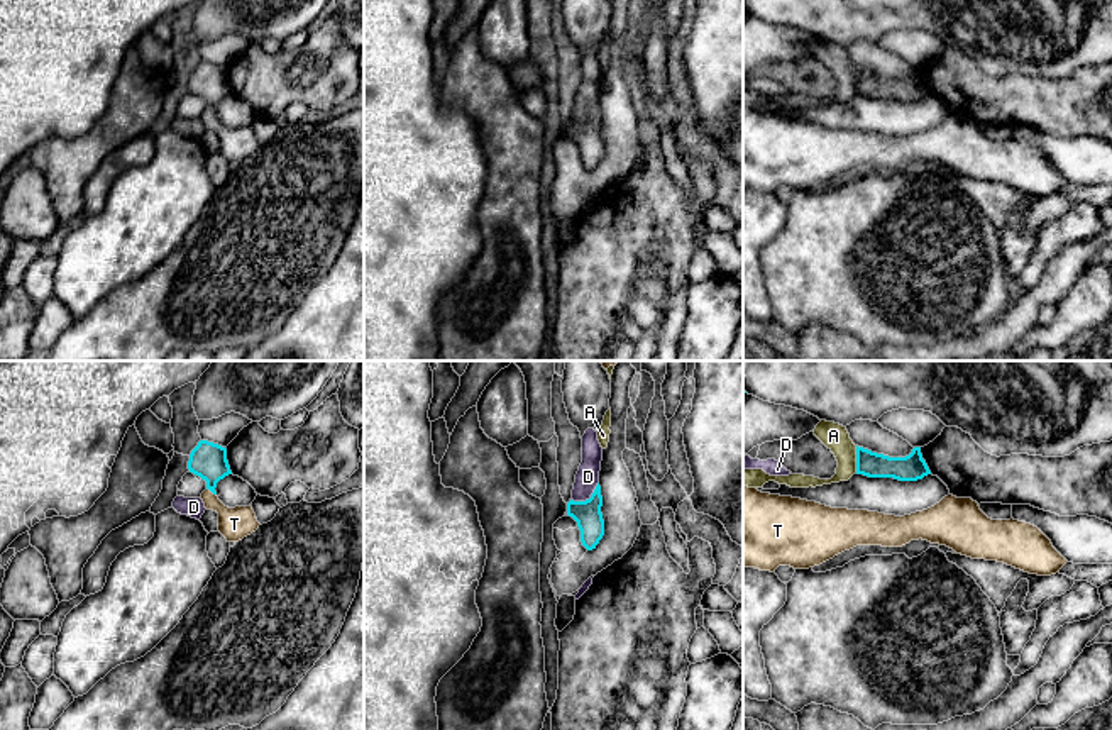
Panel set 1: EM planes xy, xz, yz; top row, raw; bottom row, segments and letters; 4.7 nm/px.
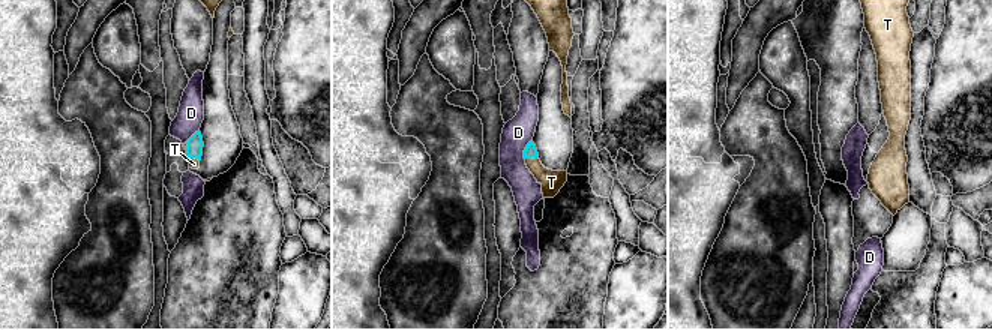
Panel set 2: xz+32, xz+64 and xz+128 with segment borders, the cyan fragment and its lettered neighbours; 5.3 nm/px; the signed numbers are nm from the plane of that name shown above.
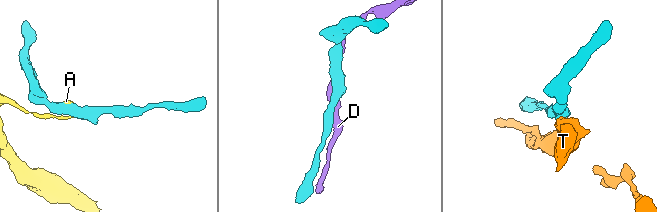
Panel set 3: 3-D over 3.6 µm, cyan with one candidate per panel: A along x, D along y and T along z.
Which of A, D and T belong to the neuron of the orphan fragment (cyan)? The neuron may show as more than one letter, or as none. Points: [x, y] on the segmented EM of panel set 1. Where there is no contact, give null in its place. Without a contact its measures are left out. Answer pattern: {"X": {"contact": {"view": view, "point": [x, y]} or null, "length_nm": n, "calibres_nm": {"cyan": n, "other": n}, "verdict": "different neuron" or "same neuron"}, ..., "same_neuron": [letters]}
{"A": {"contact": {"view": "yz", "point": [857, 459]}, "length_nm": 130, "calibres_nm": {"cyan": 120, "other": 120}, "verdict": "different neuron"}, "D": {"contact": {"view": "xz", "point": [589, 498]}, "length_nm": 160, "calibres_nm": {"cyan": 130, "other": 110}, "verdict": "different neuron"}, "T": {"contact": {"view": "xy", "point": [212, 492]}, "length_nm": 60, "calibres_nm": {"cyan": 170, "other": 160}, "verdict": "same neuron"}, "same_neuron": ["T"]}

